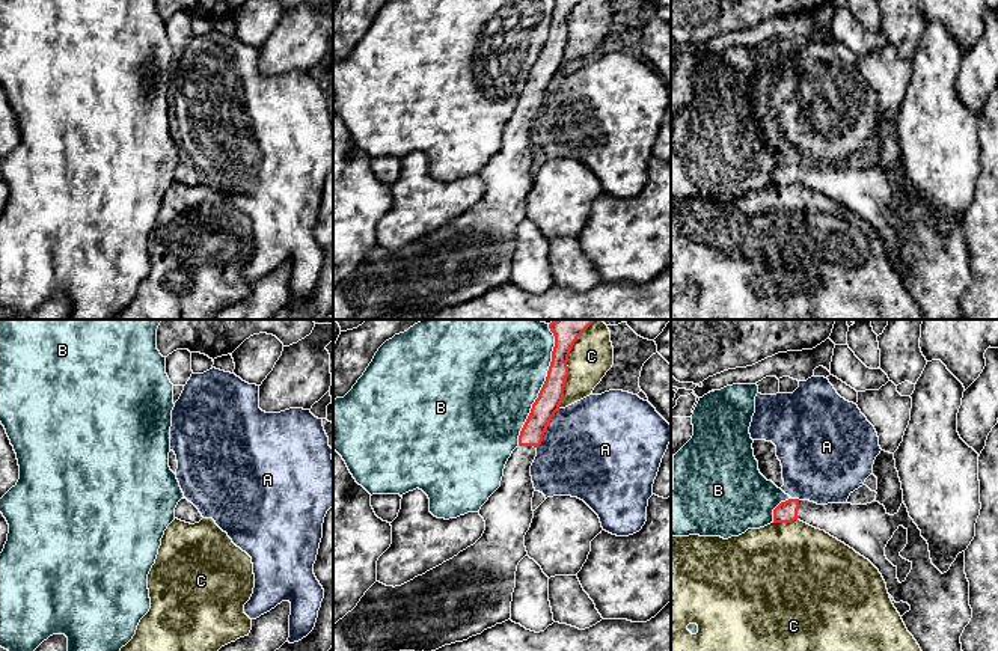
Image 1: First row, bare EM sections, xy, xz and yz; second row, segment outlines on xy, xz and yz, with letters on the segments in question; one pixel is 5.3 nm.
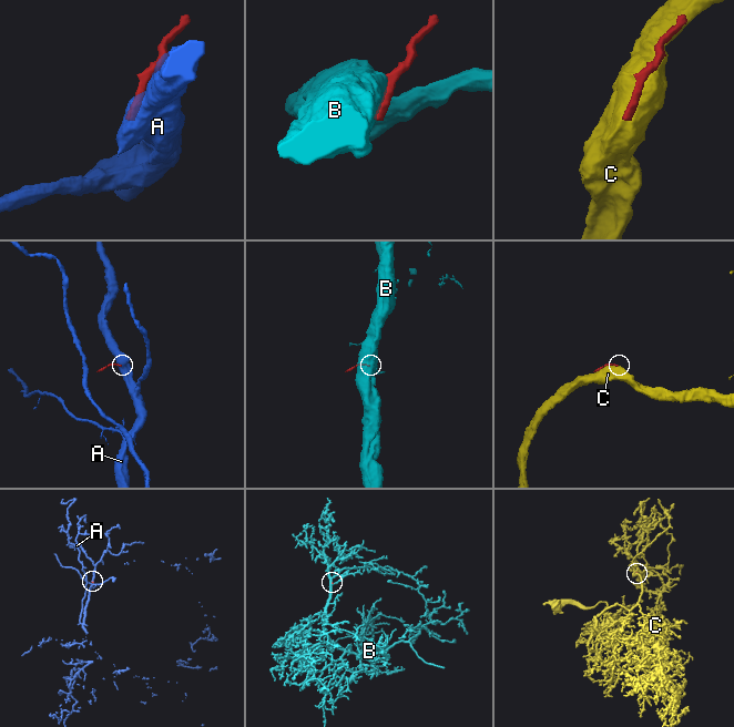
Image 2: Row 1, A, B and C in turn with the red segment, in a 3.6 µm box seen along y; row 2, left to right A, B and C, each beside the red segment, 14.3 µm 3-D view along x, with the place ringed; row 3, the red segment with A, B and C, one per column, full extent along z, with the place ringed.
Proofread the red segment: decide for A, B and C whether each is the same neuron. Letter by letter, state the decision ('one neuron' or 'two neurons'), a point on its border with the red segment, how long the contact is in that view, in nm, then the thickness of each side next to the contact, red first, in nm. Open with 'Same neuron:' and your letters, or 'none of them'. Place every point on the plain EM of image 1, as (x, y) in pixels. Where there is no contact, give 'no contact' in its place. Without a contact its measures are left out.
Same neuron: none of them
A: two neurons; meets red in xz at (546, 91); contact 240 nm long; 130 nm thick on the red side, 500 nm on the other
B: two neurons; meets red in xz at (540, 55); contact 600 nm long; 130 nm thick on the red side, 460 nm on the other
C: two neurons; meets red in xz at (567, 35); contact 400 nm long; 130 nm thick on the red side, 220 nm on the other

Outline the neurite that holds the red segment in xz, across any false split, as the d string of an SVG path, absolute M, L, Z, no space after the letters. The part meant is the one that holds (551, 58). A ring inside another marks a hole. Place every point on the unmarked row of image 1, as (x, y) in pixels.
M555 0L546 44L520 93L519 108L508 121L501 149L481 169L485 184L482 199L452 222L401 249L375 244L357 268L333 288L333 319L380 319L387 315L431 315L445 307L467 303L511 280L519 225L528 219L525 197L534 173L531 128L537 110L559 72L568 39L568 18L577 0Z

